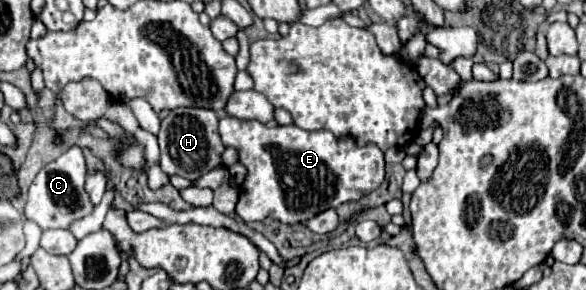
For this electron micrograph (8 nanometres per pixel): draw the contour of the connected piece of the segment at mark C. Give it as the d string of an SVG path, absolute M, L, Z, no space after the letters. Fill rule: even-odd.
M73 146L37 174L27 194L25 218L33 220L39 228L47 230L47 228L69 228L75 220L89 216L93 212L93 204L85 190L85 178L87 166L83 152L81 148Z

